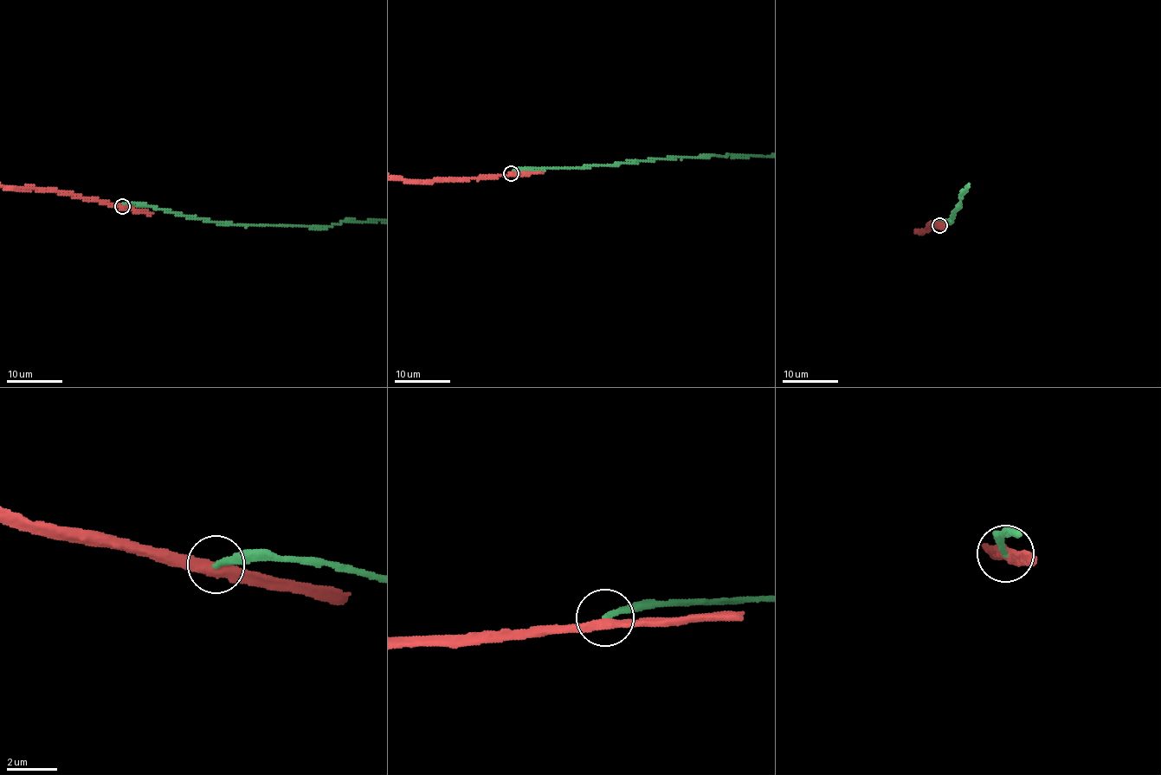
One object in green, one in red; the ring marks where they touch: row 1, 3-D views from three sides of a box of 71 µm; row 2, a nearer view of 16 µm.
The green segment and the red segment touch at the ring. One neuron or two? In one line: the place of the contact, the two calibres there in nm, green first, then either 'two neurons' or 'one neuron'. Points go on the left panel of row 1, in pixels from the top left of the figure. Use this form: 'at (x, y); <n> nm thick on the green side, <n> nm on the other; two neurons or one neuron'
at (122, 206); 240 nm thick on the green side, 360 nm on the other; two neurons

